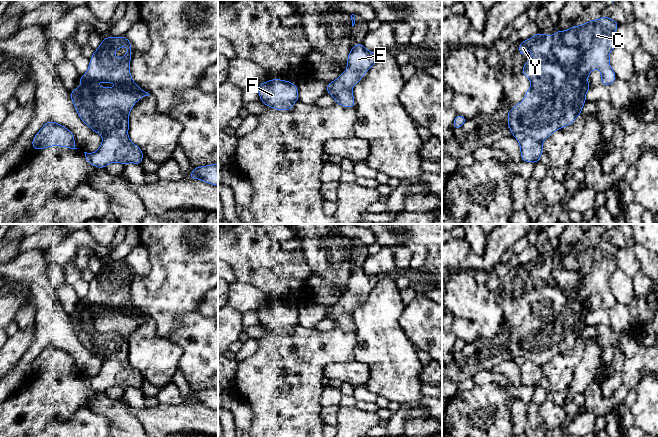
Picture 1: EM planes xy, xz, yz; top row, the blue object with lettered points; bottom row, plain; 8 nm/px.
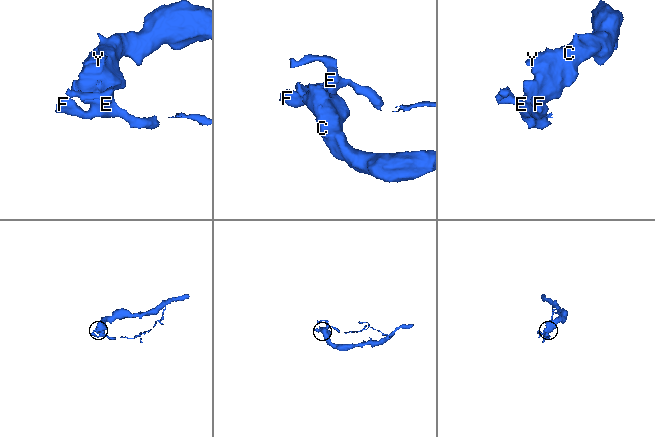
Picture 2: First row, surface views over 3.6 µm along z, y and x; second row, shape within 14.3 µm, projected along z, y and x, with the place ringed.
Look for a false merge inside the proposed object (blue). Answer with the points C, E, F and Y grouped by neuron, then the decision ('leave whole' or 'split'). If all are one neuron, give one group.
C Y / E F | split

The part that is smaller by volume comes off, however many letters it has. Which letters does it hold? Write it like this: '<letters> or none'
E, F

